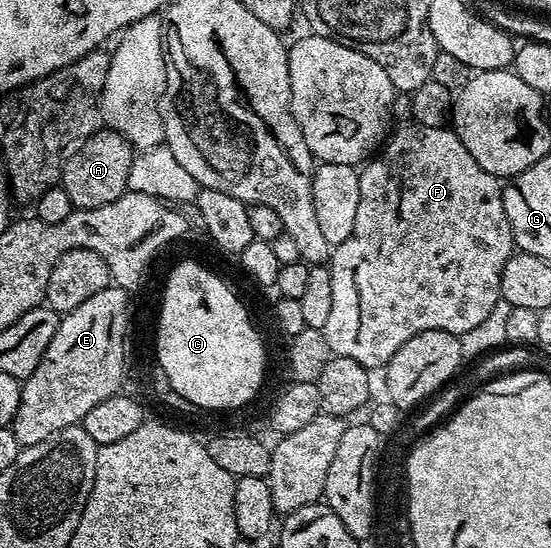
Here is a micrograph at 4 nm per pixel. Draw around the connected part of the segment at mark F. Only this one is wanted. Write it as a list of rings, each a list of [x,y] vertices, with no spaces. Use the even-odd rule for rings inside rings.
[[[409,124],[409,126],[402,127],[396,135],[394,134],[383,143],[379,153],[369,157],[363,163],[360,170],[358,216],[354,216],[354,232],[350,232],[350,236],[345,242],[341,246],[335,247],[330,254],[334,301],[330,307],[332,315],[326,319],[323,329],[326,344],[330,344],[335,357],[358,360],[358,364],[362,364],[370,372],[375,371],[375,366],[377,368],[387,366],[388,361],[394,356],[394,352],[398,352],[398,348],[402,348],[402,344],[406,344],[406,340],[410,340],[410,336],[418,336],[418,332],[441,330],[459,336],[470,332],[470,328],[475,328],[494,309],[494,304],[502,301],[500,296],[502,268],[506,268],[506,260],[510,260],[510,256],[514,252],[510,220],[506,220],[504,188],[501,179],[486,172],[486,168],[482,168],[478,164],[478,160],[474,160],[474,156],[470,156],[470,152],[466,152],[466,144],[462,144],[455,129],[426,128]]]

